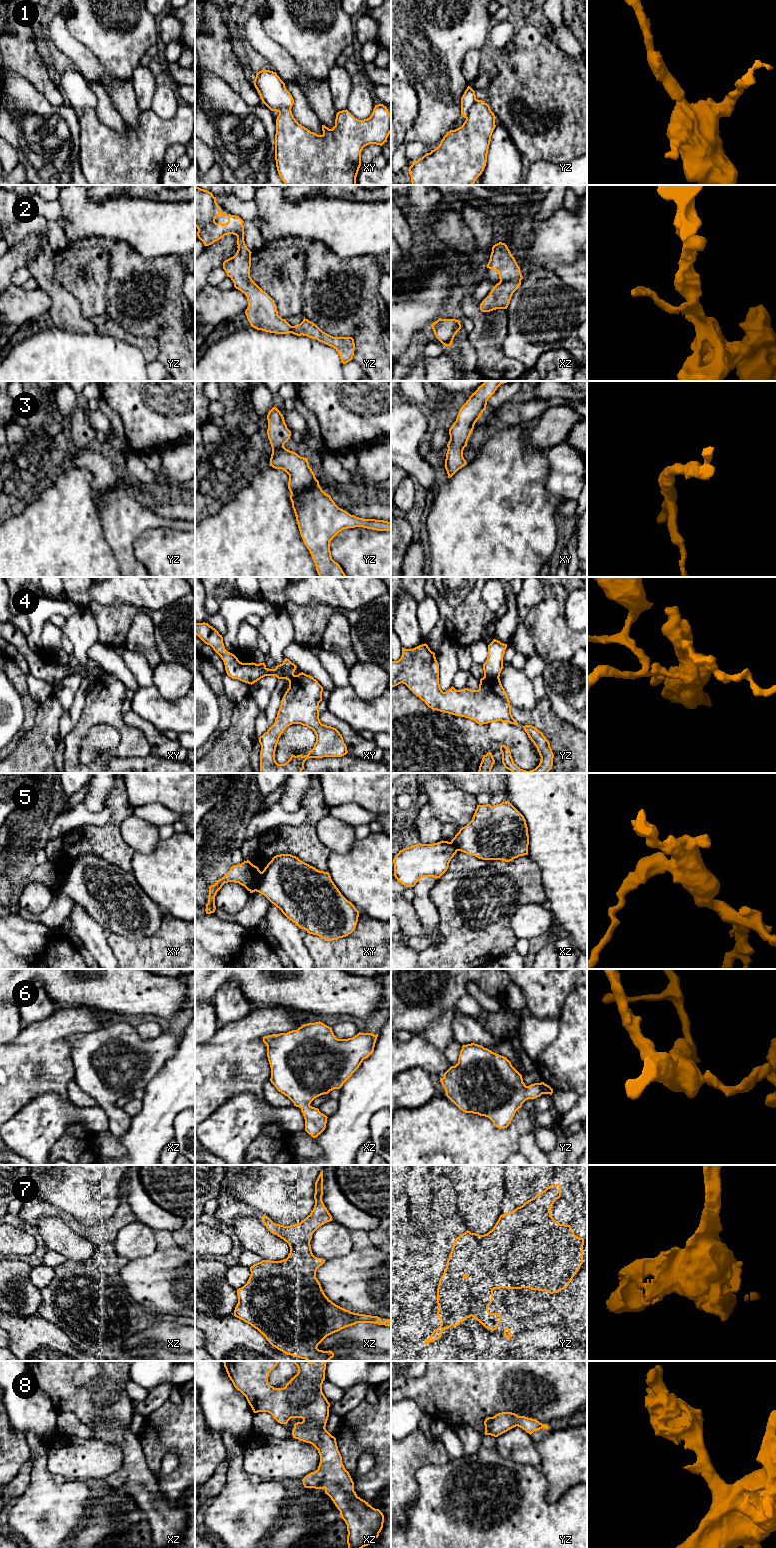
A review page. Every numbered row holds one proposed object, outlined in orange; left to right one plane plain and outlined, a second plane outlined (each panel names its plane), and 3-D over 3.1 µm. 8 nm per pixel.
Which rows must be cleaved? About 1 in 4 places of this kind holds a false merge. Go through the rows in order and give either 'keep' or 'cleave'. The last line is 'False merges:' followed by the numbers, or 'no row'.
1: cleave
2: keep
3: keep
4: cleave
5: cleave
6: keep
7: keep
8: keep
False merges: 1, 4, 5

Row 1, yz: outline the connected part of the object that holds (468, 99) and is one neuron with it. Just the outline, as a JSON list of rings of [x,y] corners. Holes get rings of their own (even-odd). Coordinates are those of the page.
[[[468,86],[461,98],[461,114],[463,117],[467,117],[468,111],[474,105],[475,101],[475,91]]]

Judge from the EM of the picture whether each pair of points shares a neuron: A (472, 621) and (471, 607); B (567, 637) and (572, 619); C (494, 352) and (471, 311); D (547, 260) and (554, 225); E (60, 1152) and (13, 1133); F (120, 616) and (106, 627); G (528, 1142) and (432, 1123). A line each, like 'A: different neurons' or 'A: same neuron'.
A: same neuron
B: different neurons
C: same neuron
D: same neuron
E: different neurons
F: same neuron
G: different neurons

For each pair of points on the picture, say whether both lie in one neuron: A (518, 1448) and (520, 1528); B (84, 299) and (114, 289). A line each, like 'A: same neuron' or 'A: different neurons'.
A: different neurons
B: different neurons

